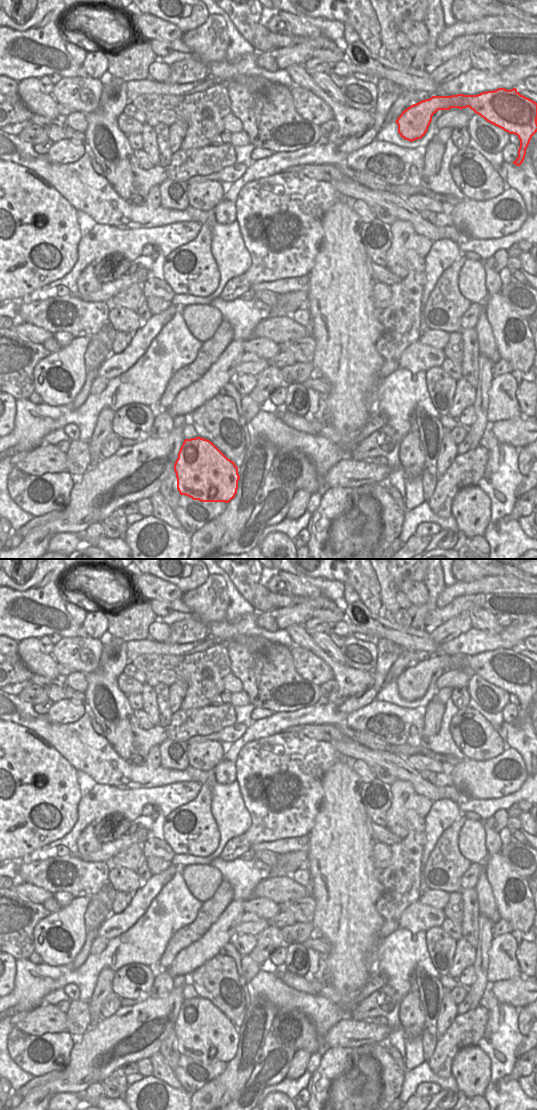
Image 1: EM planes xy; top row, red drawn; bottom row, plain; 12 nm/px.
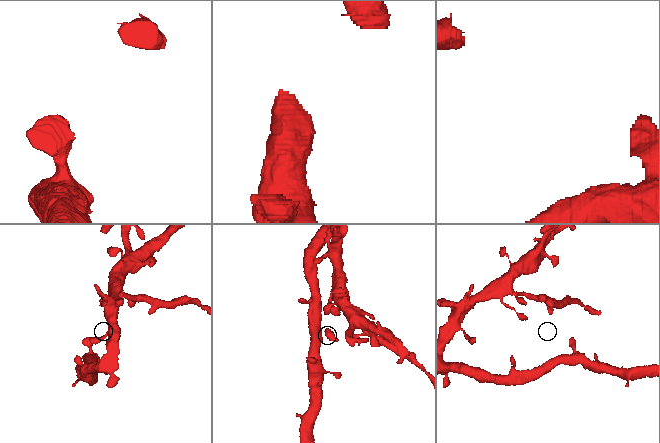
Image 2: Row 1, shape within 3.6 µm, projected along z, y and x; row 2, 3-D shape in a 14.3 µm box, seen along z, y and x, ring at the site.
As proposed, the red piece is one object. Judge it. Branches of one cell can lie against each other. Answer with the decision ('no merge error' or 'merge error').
no merge error

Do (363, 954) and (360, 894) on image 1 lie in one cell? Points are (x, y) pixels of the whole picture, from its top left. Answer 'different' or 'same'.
same

